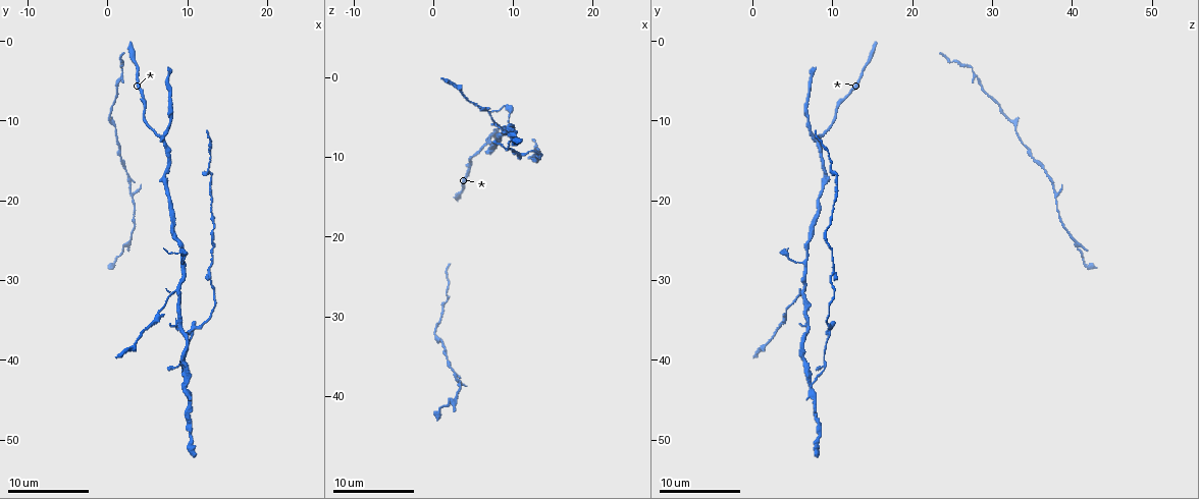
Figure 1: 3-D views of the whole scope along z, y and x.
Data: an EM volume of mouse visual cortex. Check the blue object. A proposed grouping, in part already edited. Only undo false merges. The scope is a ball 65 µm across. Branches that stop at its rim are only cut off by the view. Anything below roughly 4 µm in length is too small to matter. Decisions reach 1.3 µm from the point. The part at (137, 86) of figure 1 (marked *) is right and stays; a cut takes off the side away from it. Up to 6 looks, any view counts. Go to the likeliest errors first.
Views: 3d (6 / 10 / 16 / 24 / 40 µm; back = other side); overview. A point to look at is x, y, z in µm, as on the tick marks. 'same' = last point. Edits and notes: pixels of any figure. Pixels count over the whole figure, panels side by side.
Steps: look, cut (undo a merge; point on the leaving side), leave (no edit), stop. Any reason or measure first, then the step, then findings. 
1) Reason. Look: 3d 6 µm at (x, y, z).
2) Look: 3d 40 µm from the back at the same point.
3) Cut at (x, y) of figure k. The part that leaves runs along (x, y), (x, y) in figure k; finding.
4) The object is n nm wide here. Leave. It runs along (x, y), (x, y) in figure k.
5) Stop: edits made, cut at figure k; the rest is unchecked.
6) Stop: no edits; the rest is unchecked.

Four or more arms meet. Look: 3d 10 µm at (8.8, 31.6, 6.2).

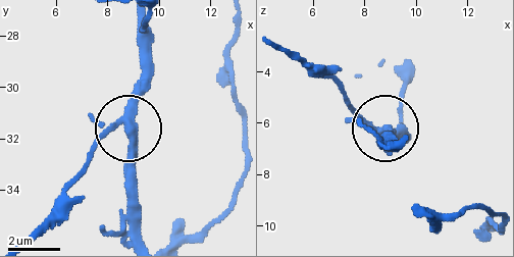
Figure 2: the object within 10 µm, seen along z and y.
The side arm is 13 µm long. Leave. One neuron here.

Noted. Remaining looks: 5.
Three-way junction. Look: 3d 16 µm at (10.0, 43.2, 7.2).

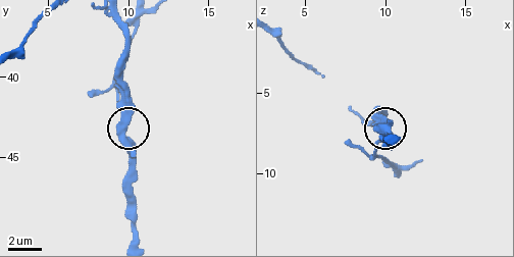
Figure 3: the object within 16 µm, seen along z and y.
Zoom in. Look: 3d 6 µm at the same point.

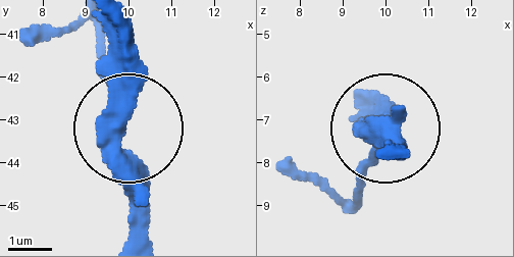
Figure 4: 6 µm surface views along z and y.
3 arms meet here. Cut at (147, 205) of figure 4. A second neuron is stuck on.

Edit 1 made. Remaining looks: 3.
Look: overview.

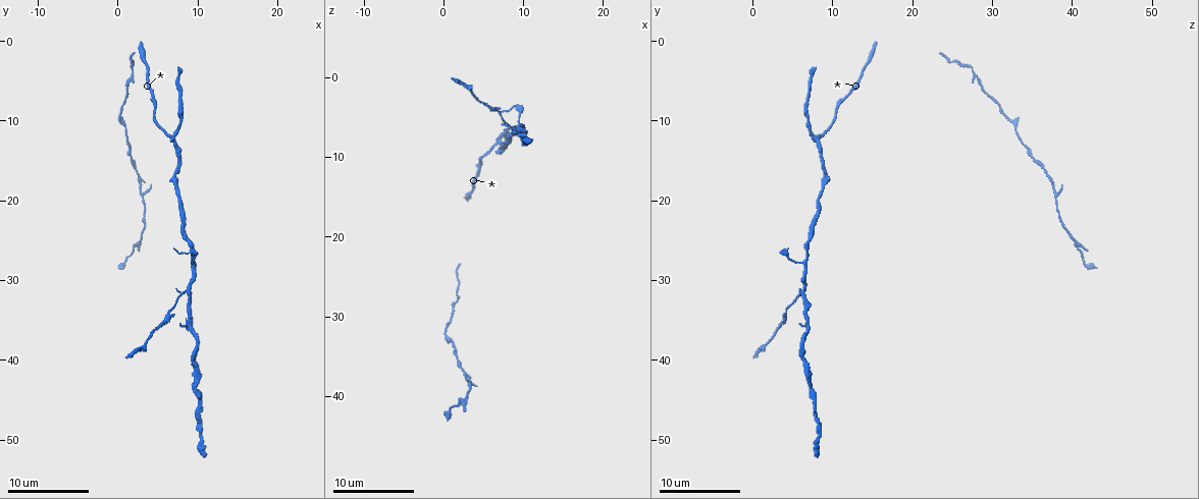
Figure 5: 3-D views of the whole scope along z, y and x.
Three arms meet. Look: 3d 10 µm at (7.2, 12.4, 8.0).

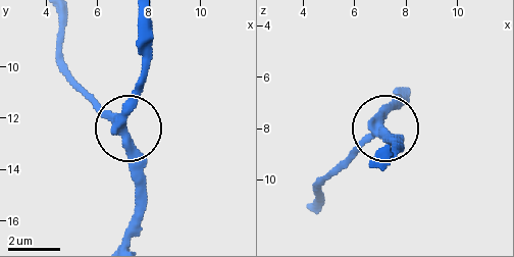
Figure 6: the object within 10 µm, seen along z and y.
Leave. It runs along (58, 19), (60, 66), (126, 127), (148, 61) in figure 6; one neuron here.

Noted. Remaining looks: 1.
Stop: edits made, cut at figure 4; the rest is unchecked.

